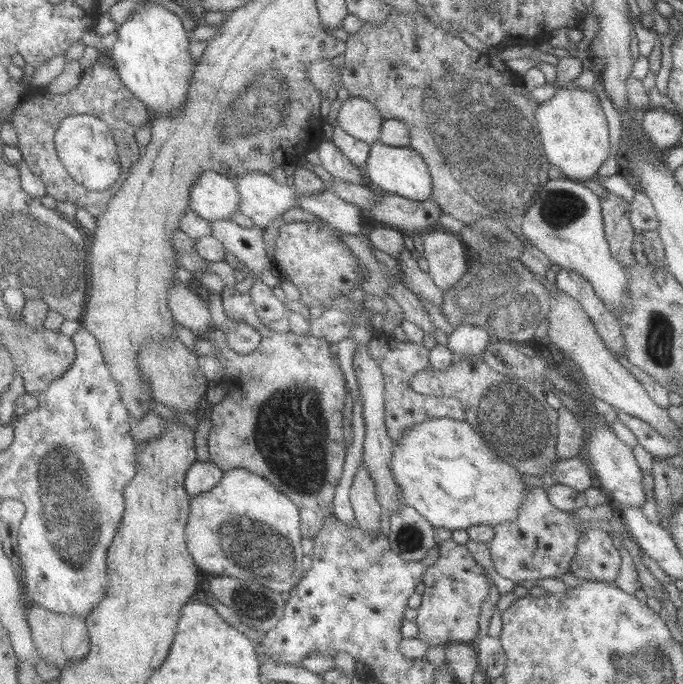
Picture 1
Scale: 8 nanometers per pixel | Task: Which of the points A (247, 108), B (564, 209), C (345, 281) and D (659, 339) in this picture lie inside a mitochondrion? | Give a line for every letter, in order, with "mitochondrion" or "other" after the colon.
A: mitochondrion
B: mitochondrion
C: other
D: mitochondrion

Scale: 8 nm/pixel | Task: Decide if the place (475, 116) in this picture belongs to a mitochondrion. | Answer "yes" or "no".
yes

